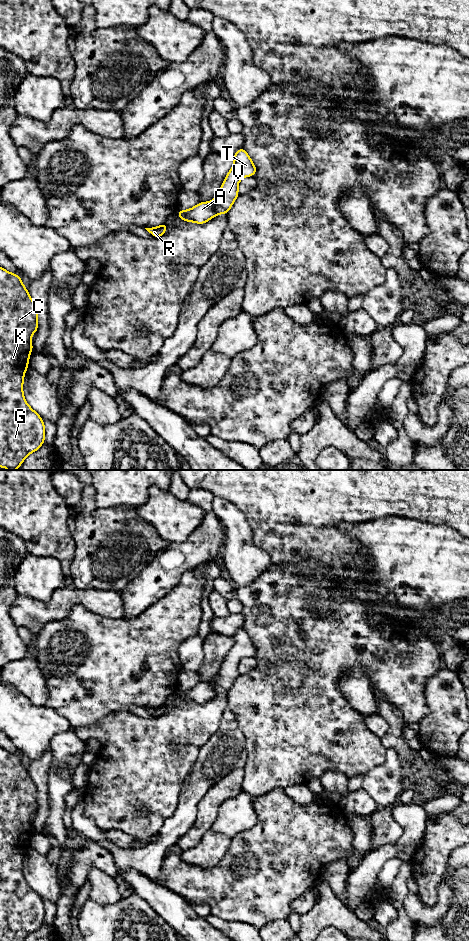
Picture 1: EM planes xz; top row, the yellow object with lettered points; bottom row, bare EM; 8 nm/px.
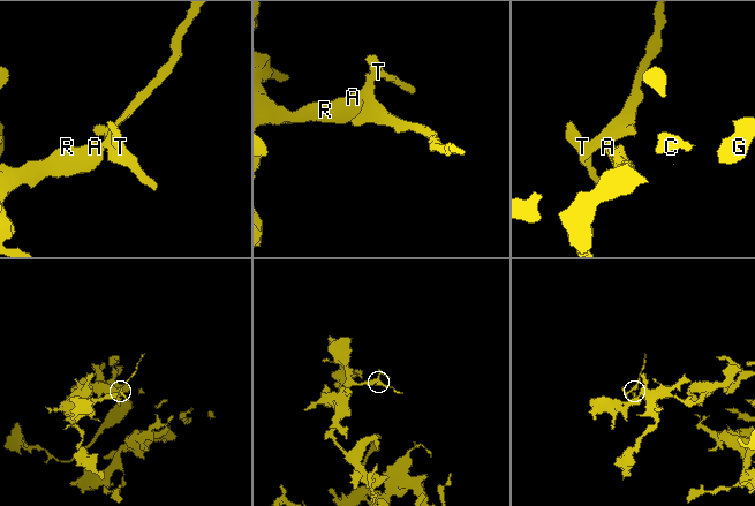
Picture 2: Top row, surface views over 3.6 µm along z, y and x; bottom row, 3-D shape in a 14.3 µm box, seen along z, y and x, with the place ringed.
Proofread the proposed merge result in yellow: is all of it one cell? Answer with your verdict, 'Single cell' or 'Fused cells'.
Fused cells

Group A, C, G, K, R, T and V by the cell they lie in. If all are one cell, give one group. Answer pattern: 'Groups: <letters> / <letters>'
Groups: A C G K R / T V

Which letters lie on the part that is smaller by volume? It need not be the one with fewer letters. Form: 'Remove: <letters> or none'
Remove: T, V

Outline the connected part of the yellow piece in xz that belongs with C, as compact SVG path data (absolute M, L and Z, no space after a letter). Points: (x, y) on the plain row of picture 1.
M0 747L0 941L24 941L45 921L43 899L27 884L23 874L24 854L33 830L31 815L38 810L37 797L37 787L21 757Z

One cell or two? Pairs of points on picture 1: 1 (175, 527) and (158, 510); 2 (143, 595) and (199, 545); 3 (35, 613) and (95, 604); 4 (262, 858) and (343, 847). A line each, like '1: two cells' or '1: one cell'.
1: one cell
2: one cell
3: one cell
4: one cell

